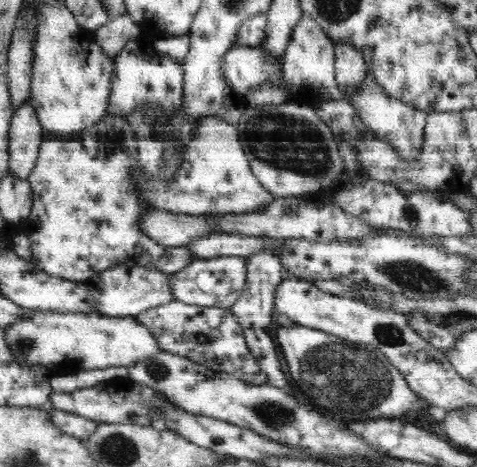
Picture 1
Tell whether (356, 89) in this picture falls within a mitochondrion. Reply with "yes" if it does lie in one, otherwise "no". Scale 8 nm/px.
no

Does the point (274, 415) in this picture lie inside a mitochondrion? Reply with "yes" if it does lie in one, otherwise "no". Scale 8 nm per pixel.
yes

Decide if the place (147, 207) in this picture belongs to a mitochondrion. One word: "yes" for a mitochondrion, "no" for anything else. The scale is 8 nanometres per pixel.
no

